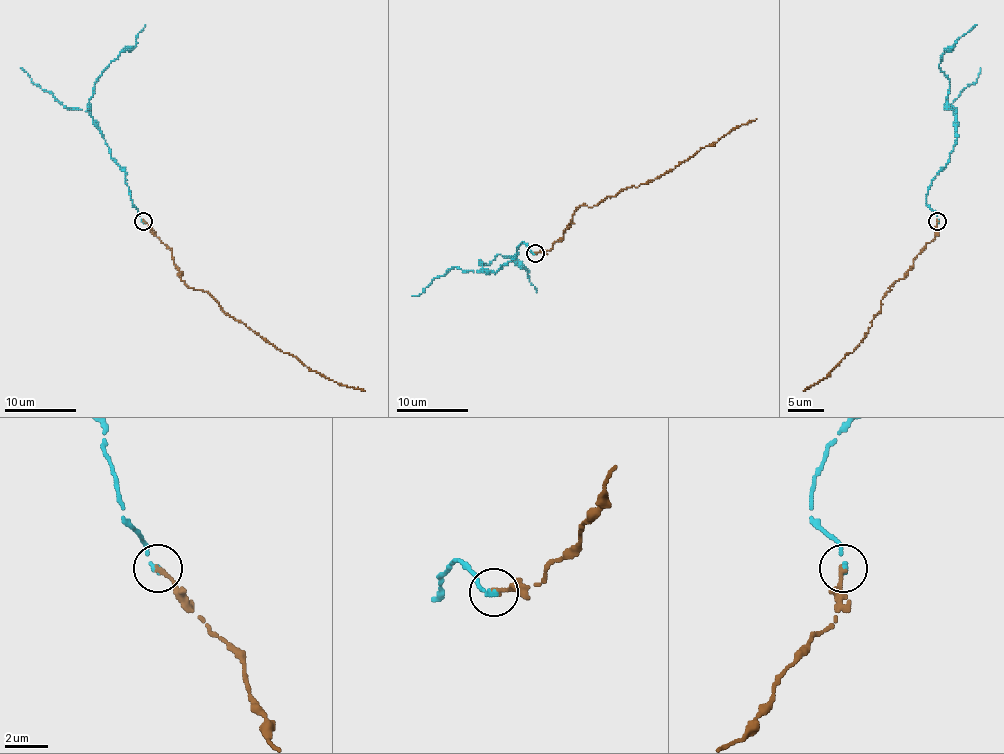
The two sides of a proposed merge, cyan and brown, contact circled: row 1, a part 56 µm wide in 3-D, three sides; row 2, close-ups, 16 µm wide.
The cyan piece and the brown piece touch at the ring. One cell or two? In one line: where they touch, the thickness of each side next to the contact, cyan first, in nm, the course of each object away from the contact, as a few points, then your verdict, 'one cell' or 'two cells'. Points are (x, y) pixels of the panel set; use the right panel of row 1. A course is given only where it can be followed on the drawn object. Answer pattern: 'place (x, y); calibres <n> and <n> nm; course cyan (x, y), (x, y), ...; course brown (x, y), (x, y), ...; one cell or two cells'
place (937, 221); calibres 280 and 200 nm; course cyan (937, 221), (926, 194), (956, 138), (949, 79), (938, 66), (940, 55), (976, 24); course brown (937, 221), (935, 237), (904, 277), (890, 288), (857, 347), (803, 391); one cell

